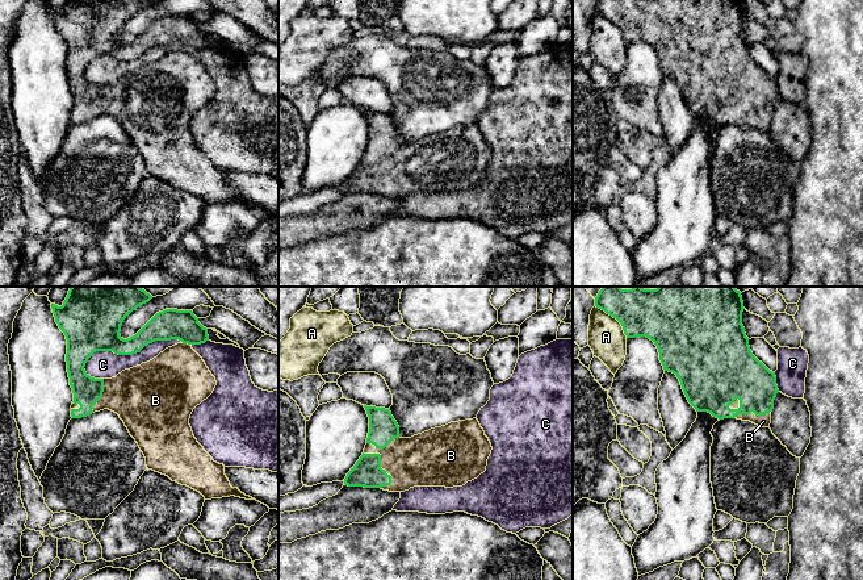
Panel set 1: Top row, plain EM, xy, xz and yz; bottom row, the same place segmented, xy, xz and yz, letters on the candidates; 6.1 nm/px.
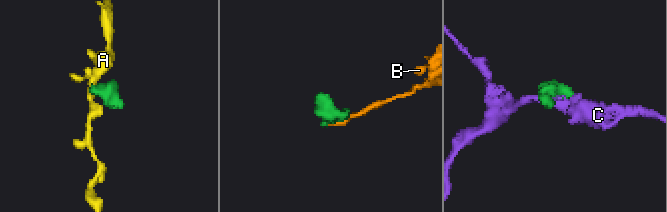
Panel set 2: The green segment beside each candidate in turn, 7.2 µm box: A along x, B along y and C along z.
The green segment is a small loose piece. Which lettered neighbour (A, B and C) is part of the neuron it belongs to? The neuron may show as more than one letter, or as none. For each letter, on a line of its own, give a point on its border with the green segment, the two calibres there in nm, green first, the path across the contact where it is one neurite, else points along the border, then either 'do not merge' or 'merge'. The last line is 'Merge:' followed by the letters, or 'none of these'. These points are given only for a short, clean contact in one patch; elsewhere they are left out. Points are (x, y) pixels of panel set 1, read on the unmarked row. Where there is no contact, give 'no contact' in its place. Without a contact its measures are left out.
A: meets green in yz at (615, 23); 280 nm thick on the green side, 220 nm on the other; do not merge
B: meets green in xz at (380, 167); 180 nm thick on the green side, 320 nm on the other; merge
C: meets green in xy at (129, 59); 280 nm thick on the green side, 180 nm on the other; do not merge
Merge: B

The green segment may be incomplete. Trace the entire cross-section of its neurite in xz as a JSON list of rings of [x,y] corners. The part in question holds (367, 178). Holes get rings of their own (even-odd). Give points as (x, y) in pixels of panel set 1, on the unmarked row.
[[[364,110],[369,138],[363,160],[344,184],[348,192],[405,197],[414,192],[462,192],[486,176],[491,149],[477,124],[451,128],[411,143],[399,142],[390,114]]]

